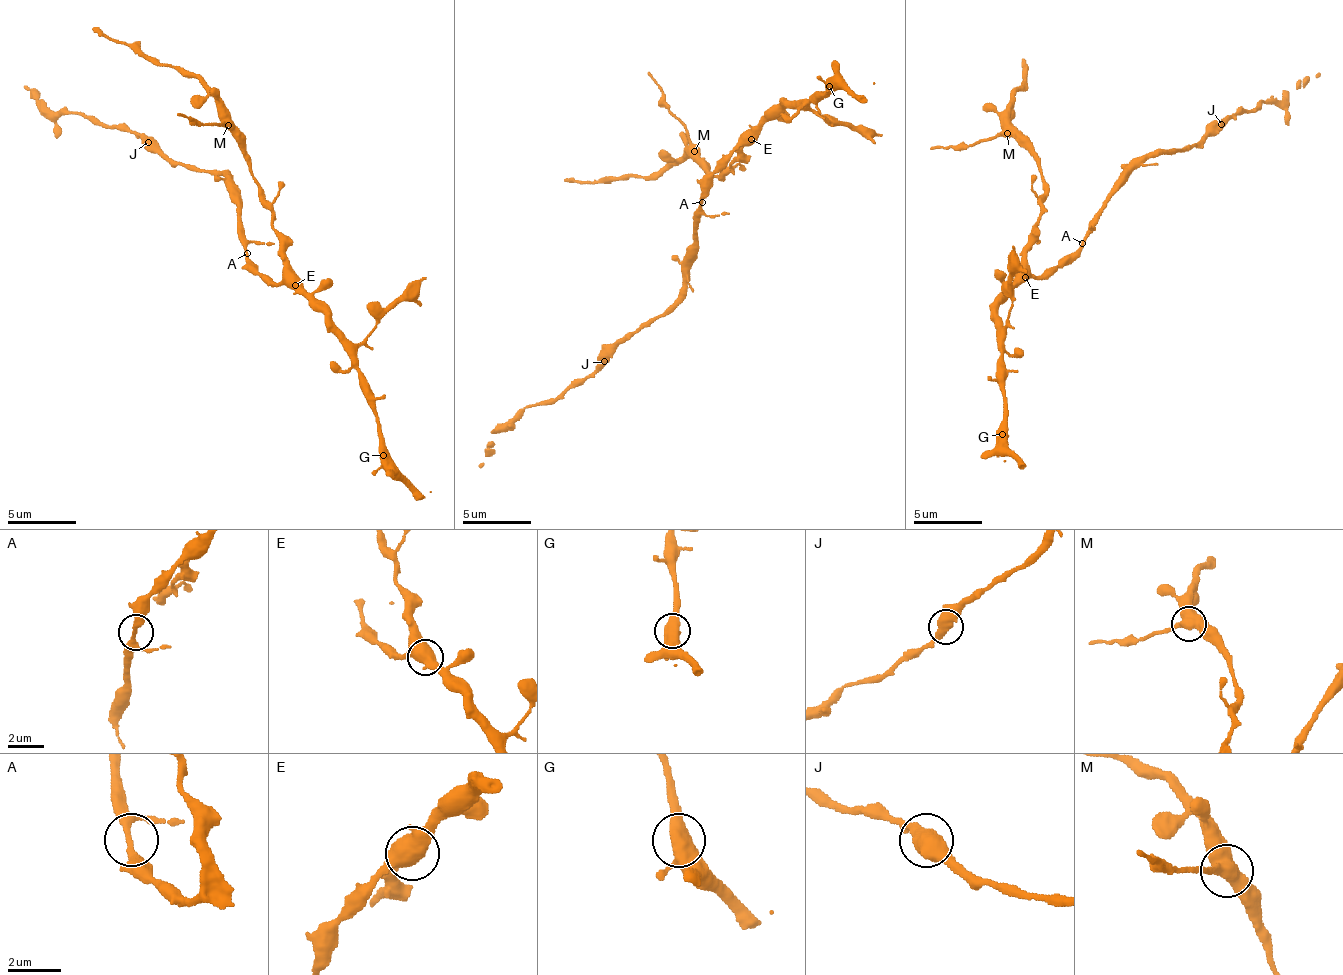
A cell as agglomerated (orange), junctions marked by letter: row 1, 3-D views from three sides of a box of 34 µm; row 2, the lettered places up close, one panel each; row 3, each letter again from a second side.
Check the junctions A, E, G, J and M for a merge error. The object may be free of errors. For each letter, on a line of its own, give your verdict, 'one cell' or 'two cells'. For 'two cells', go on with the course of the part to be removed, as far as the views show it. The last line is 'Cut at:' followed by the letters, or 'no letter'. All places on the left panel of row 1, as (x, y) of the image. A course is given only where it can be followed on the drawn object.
A: one cell
E: one cell
G: one cell
J: one cell
M: two cells; foreign part runs (229, 124), (176, 115)
Cut at: M

